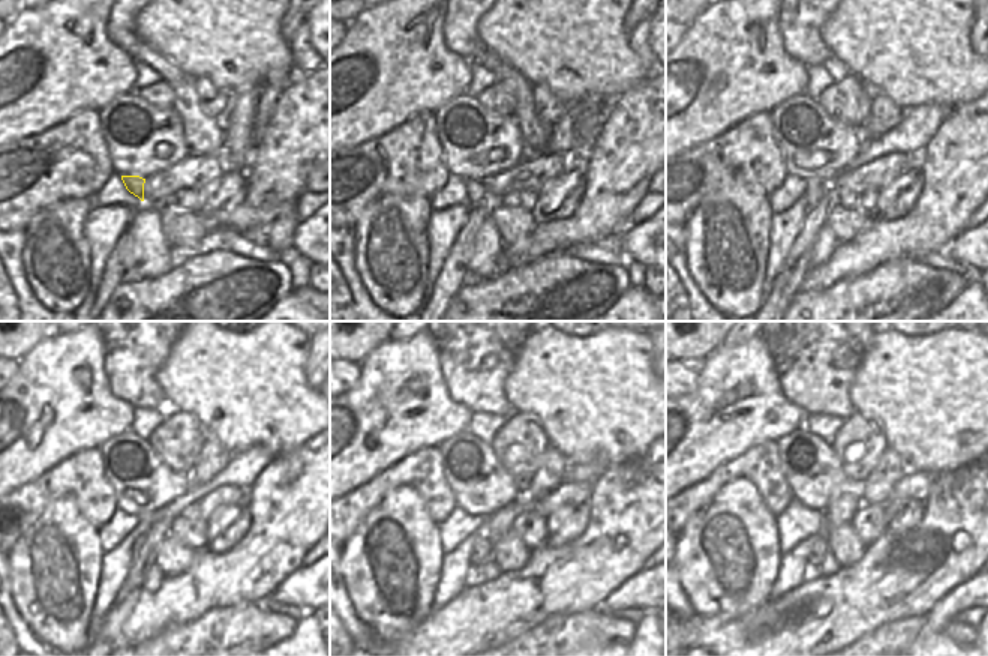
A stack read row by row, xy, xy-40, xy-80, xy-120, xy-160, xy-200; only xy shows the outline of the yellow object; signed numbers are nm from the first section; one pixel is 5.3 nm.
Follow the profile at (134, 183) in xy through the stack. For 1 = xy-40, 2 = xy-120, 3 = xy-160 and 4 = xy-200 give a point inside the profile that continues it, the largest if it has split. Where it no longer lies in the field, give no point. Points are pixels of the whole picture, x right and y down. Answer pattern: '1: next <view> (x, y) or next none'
1: next xy-40 (476, 191)
2: next xy-120 (146, 521)
3: next xy-160 (482, 551)
4: next xy-200 (819, 550)

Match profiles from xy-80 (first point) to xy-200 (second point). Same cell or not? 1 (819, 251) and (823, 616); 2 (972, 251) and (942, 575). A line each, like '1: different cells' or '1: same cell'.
1: different cells
2: different cells

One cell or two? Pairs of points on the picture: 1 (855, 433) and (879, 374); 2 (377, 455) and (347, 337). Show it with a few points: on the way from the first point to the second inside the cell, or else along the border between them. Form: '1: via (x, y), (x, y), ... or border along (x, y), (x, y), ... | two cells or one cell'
1: border along (855, 412), (871, 421), (886, 442) | two cells
2: border along (386, 341), (380, 343), (359, 364) | two cells

